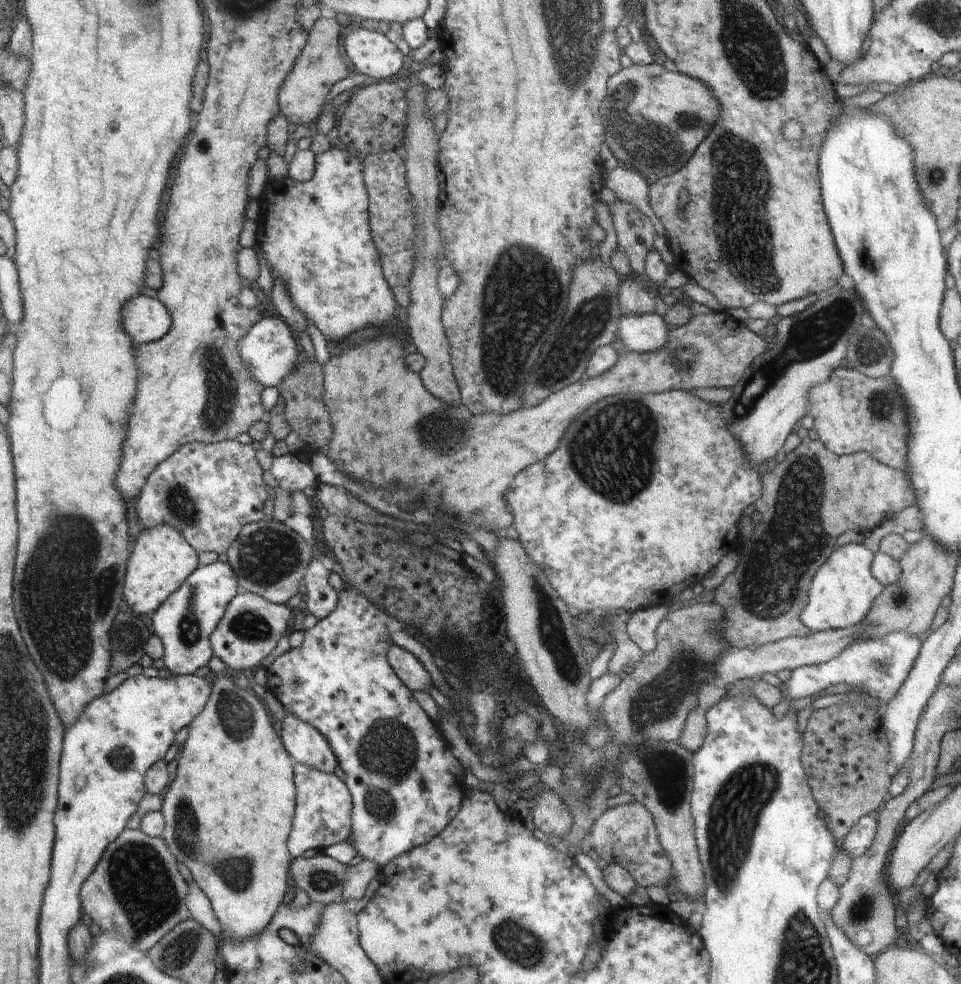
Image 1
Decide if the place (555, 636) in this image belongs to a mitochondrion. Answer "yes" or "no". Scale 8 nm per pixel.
yes

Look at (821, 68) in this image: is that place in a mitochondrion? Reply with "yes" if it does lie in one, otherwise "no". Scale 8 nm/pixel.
no

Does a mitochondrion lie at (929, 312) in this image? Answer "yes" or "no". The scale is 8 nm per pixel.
no

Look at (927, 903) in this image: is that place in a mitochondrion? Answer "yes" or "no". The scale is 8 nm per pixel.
no

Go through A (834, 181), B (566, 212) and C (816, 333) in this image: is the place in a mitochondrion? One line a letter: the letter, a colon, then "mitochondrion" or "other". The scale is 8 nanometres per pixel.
A: other
B: other
C: mitochondrion

